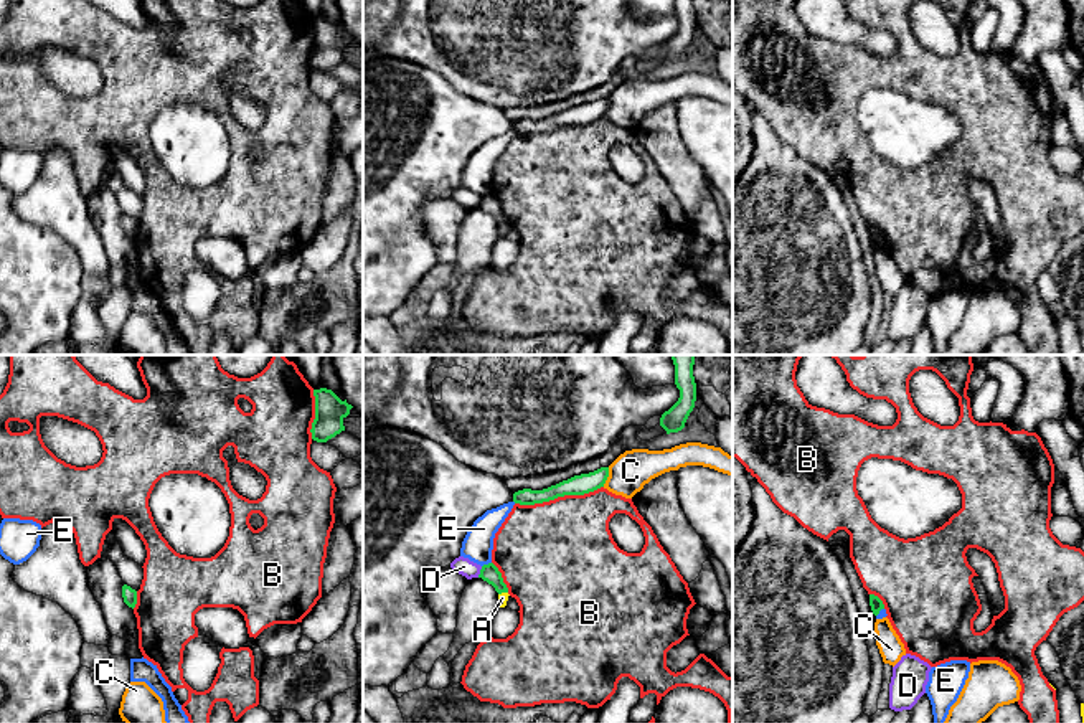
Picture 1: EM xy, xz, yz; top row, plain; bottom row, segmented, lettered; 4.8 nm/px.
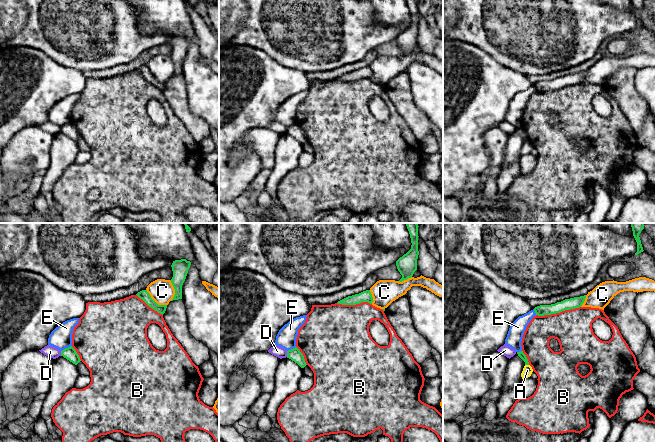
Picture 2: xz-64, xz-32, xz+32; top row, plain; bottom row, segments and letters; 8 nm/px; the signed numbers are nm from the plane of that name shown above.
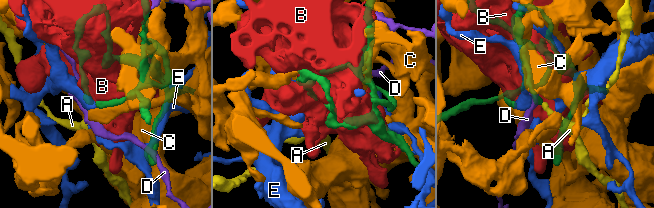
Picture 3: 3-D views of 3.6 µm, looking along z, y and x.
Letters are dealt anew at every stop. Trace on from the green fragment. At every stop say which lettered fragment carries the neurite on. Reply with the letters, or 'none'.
none

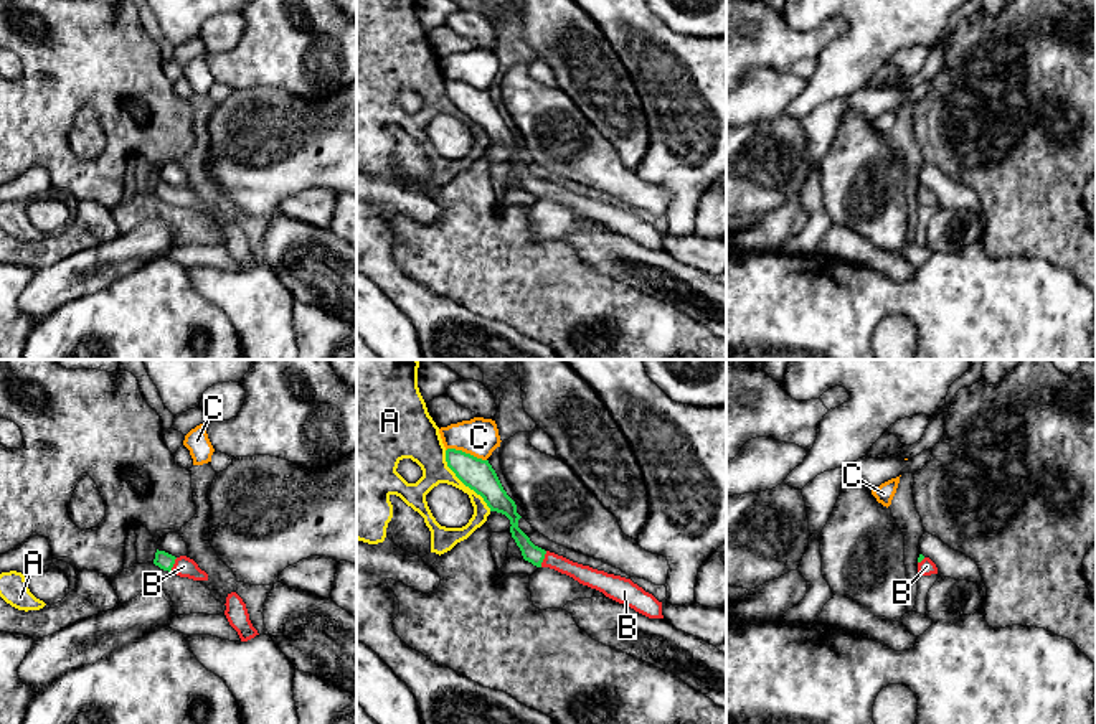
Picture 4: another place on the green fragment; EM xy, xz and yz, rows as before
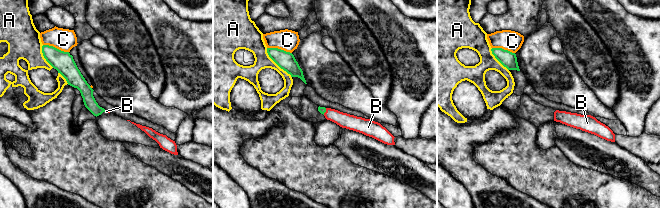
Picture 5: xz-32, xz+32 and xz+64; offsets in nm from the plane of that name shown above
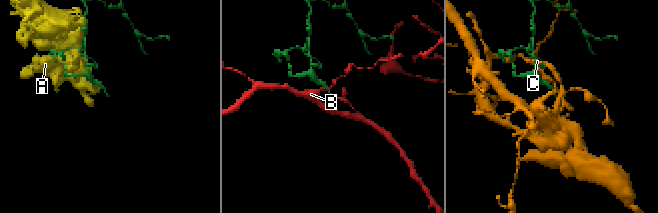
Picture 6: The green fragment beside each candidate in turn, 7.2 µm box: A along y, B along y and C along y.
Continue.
B

